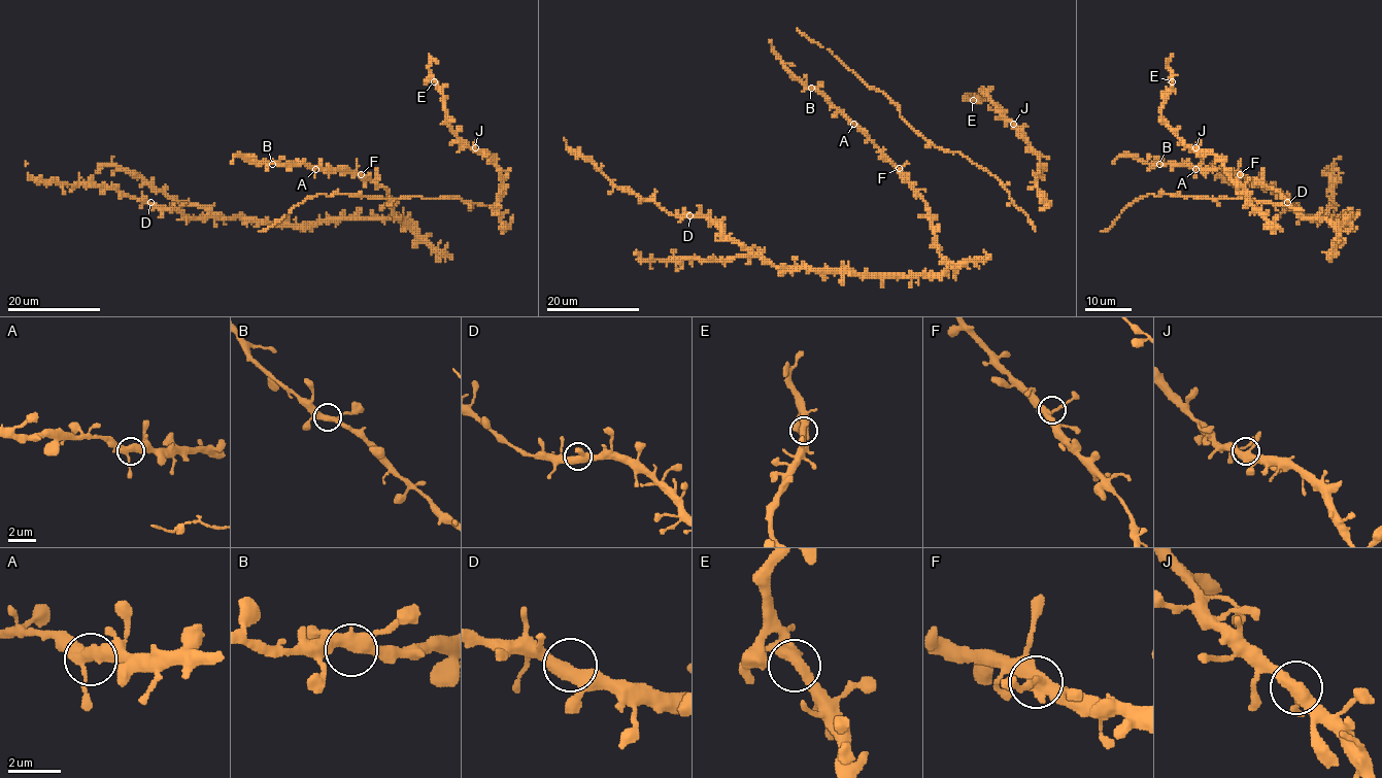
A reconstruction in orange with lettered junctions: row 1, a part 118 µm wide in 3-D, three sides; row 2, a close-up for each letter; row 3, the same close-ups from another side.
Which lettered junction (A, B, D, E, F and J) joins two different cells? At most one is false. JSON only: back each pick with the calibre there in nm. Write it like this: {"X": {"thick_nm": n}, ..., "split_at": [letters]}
{"split_at": []}

